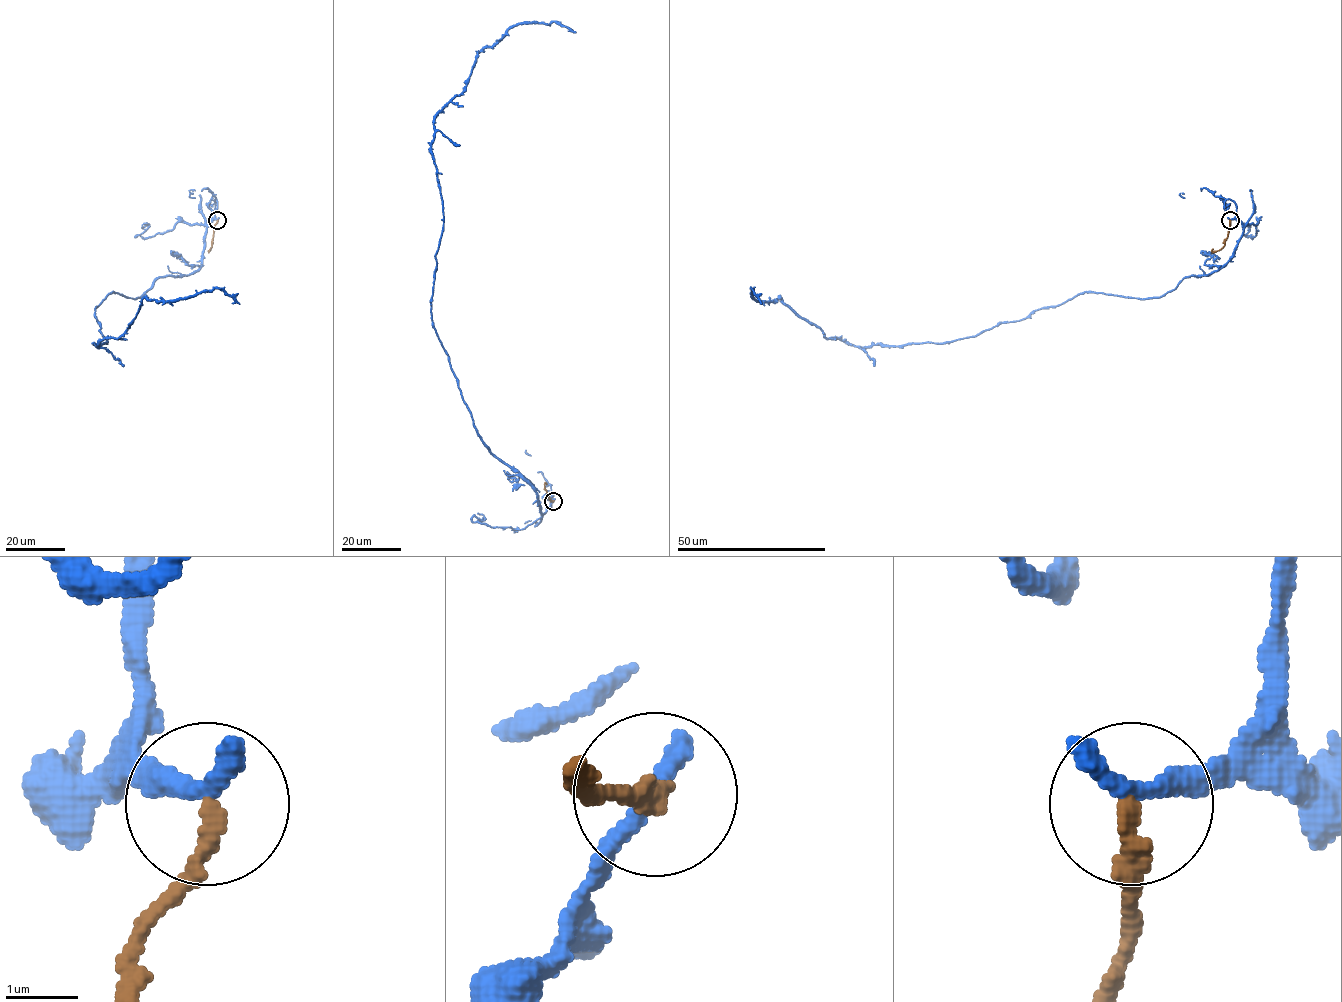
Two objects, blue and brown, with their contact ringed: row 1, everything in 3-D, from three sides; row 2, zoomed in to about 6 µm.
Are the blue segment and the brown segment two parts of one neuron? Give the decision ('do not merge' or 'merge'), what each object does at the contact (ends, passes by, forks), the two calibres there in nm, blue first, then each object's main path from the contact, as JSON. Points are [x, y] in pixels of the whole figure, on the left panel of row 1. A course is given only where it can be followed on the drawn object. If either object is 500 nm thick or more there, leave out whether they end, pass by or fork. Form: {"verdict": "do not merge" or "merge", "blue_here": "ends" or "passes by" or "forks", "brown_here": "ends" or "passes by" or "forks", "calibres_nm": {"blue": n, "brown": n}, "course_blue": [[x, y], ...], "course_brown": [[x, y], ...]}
{"verdict": "do not merge", "blue_here": "ends", "brown_here": "ends", "calibres_nm": {"blue": 320, "brown": 260}, "course_blue": [[217, 220], [197, 270], [96, 307], [107, 342], [95, 345], [119, 338], [144, 297], [223, 288], [240, 304]], "course_brown": [[217, 220], [208, 251], [211, 249]]}

